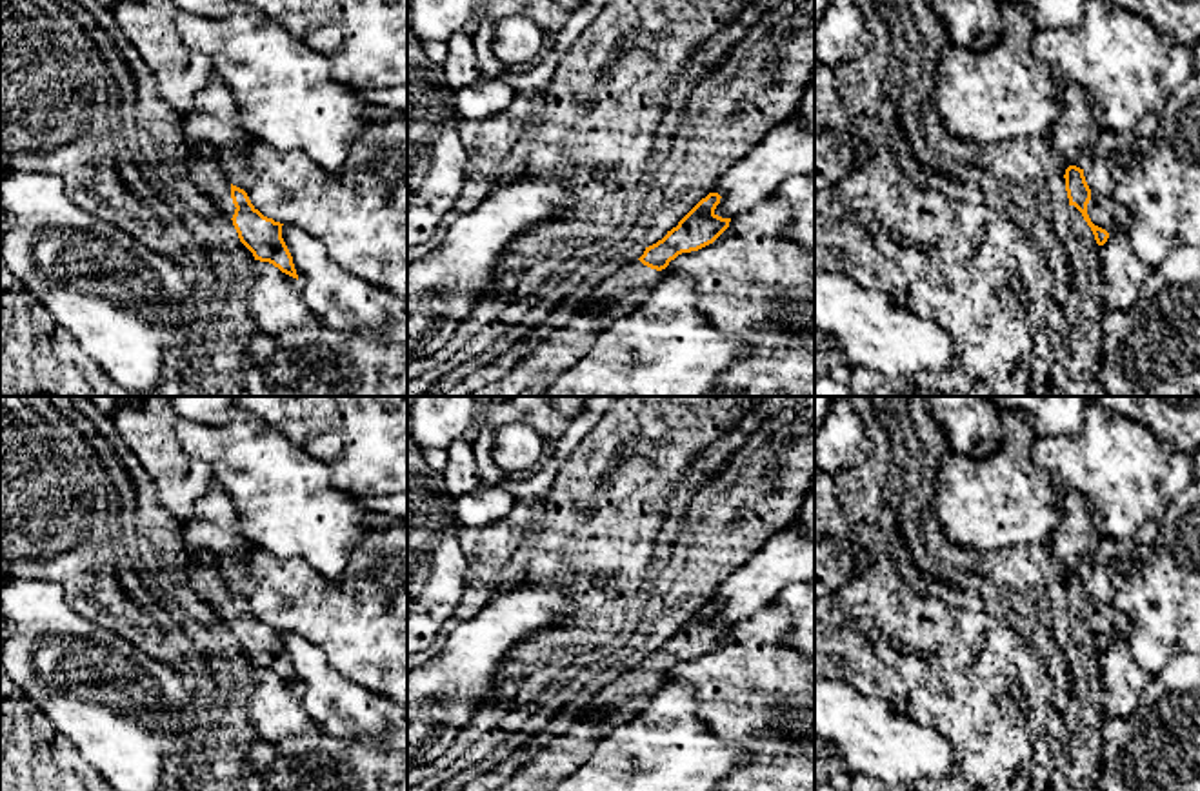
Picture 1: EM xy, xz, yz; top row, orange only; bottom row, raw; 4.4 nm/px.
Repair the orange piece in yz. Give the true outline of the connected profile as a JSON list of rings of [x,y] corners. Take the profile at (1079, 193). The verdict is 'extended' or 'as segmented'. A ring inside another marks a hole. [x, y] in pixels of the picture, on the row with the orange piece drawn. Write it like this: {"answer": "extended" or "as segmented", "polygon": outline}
{"answer": "extended", "polygon": [[[1069,165],[1064,178],[1069,205],[1075,205],[1082,213],[1098,245],[1107,242],[1111,231],[1129,227],[1131,215],[1122,209],[1113,195],[1107,196],[1091,191],[1085,182],[1084,169]]]}

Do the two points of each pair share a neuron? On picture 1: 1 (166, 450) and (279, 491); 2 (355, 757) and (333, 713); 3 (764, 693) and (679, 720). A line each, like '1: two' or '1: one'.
1: two
2: two
3: two

